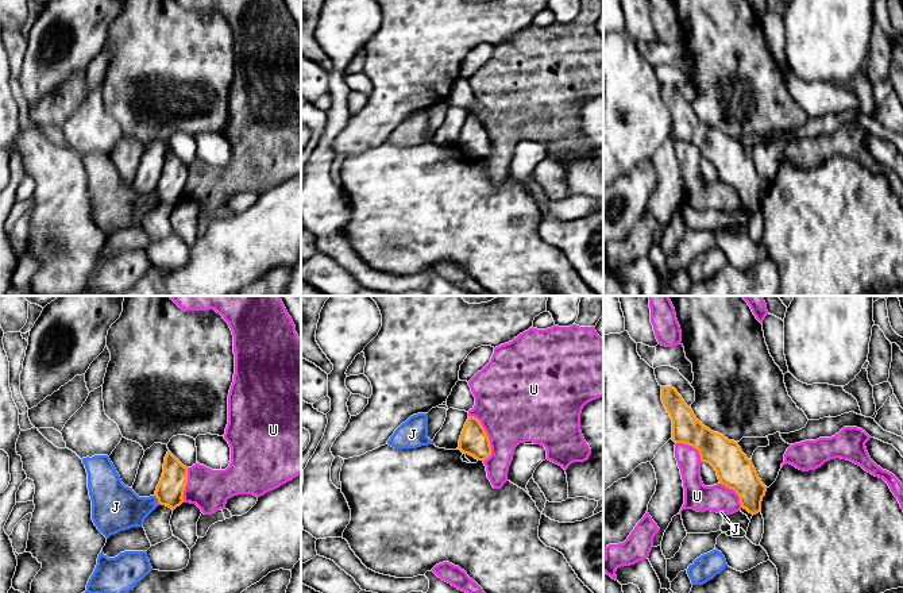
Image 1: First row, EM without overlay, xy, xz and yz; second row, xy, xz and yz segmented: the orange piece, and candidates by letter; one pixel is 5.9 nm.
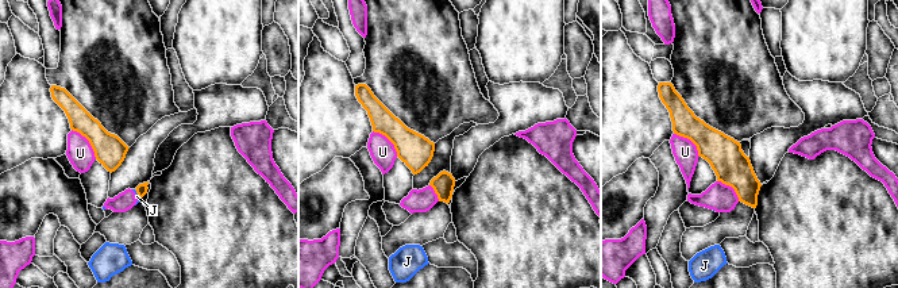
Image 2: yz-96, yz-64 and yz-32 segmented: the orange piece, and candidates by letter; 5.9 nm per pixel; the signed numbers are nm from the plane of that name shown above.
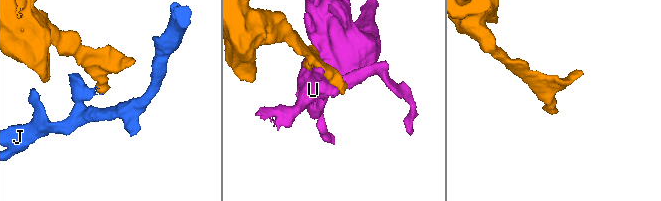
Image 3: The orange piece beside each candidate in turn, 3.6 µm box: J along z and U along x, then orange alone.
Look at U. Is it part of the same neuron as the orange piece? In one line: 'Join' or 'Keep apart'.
Keep apart

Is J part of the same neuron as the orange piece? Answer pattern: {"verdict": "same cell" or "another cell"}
{"verdict": "another cell"}

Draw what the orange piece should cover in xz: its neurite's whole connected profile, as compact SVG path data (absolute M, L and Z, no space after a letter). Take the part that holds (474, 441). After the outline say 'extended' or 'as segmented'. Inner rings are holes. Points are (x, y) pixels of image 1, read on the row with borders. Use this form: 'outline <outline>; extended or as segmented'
outline M468 416L458 448L478 461L485 461L491 455L489 436L476 417Z; as segmented

